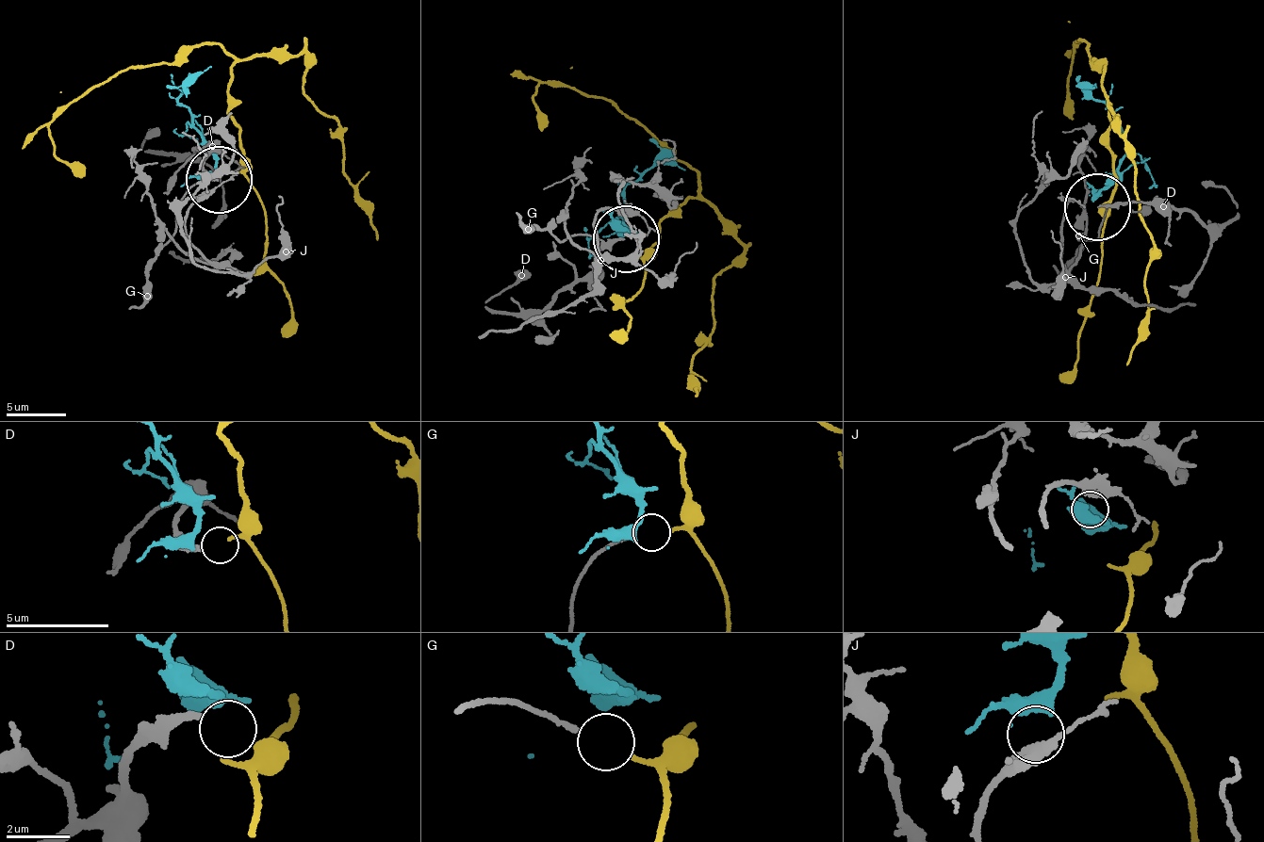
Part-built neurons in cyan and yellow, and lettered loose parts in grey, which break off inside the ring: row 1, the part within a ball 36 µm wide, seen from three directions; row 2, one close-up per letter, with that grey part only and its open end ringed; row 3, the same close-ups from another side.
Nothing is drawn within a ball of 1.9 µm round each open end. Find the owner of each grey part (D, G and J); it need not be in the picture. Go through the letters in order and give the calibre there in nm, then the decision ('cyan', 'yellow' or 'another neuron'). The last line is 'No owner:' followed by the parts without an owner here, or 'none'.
D: calibre 240 nm; another neuron
G: calibre 140 nm; yellow
J: calibre 320 nm; cyan
No owner: D

